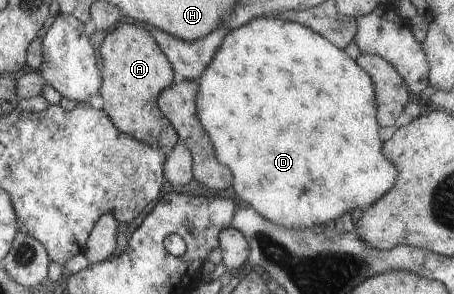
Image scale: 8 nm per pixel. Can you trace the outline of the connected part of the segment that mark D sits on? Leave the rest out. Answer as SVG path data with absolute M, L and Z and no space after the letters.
M255 17L236 29L230 29L223 36L220 45L213 53L212 59L205 65L200 77L194 81L198 86L195 95L195 114L211 140L216 160L221 166L227 167L231 175L234 176L232 187L238 198L246 202L246 205L248 204L264 219L294 229L324 224L332 225L332 220L341 214L350 212L356 206L364 208L364 204L374 202L390 186L394 185L397 174L395 167L391 162L386 162L384 156L380 154L380 142L378 142L378 134L376 134L378 132L378 120L375 118L374 84L371 82L370 76L342 49L324 39L322 35L312 31L310 27L304 27L276 17Z

